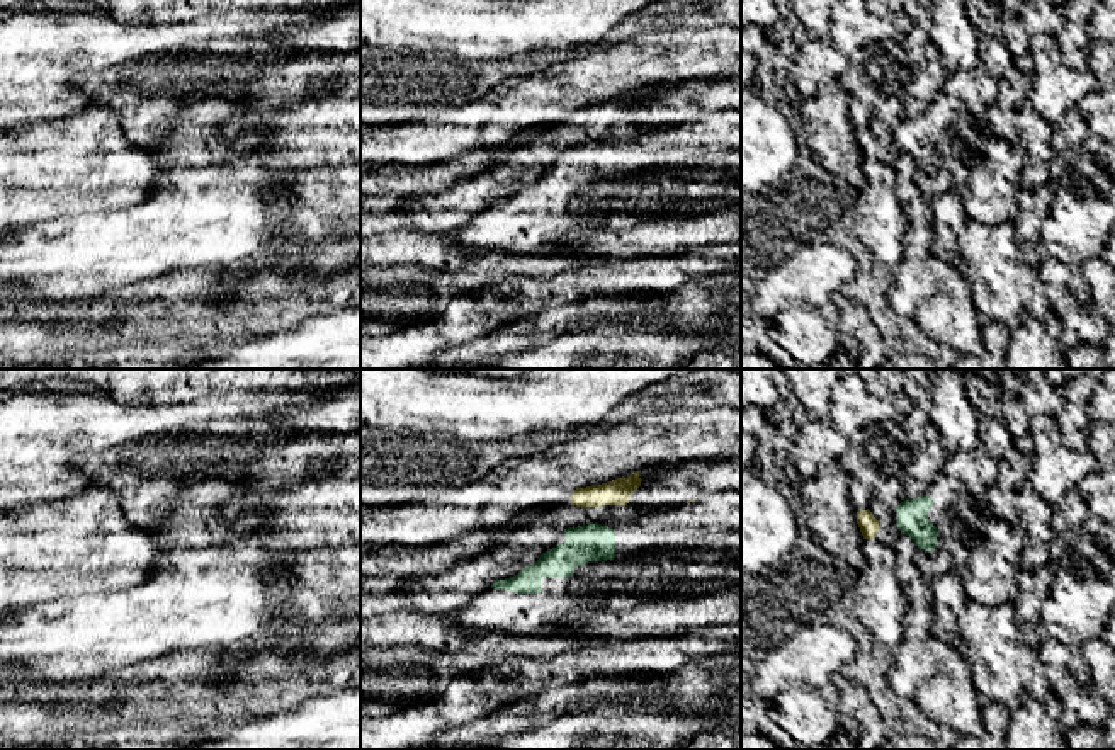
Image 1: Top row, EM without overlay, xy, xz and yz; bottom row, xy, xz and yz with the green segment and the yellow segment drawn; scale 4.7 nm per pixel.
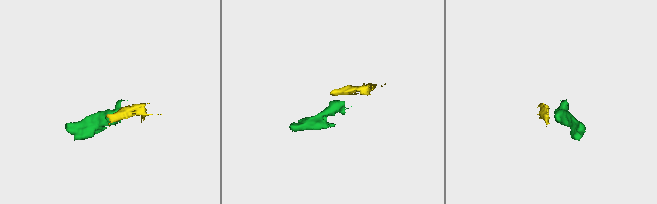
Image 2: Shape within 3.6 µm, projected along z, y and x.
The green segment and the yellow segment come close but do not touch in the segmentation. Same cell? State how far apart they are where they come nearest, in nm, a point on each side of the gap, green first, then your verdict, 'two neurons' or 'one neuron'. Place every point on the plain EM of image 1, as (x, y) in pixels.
90 nm apart; from green across xz (588, 143), (588, 124); two neurons

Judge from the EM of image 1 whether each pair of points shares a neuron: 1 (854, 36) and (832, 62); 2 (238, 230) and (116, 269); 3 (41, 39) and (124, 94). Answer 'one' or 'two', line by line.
1: two
2: one
3: two

